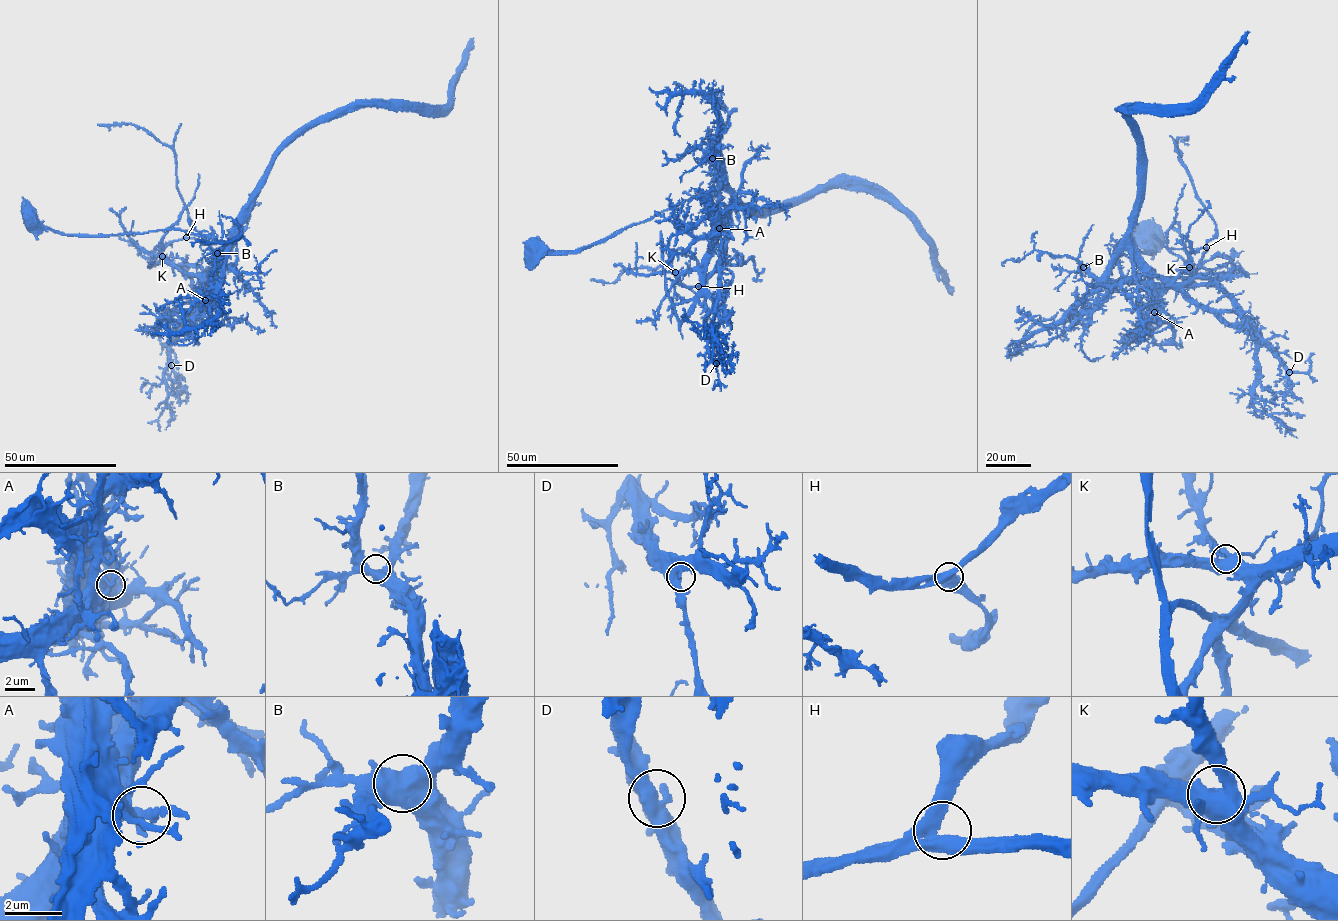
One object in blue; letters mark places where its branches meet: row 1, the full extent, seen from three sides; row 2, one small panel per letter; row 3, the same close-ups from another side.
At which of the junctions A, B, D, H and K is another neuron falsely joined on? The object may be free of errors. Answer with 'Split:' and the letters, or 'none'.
Split: A

